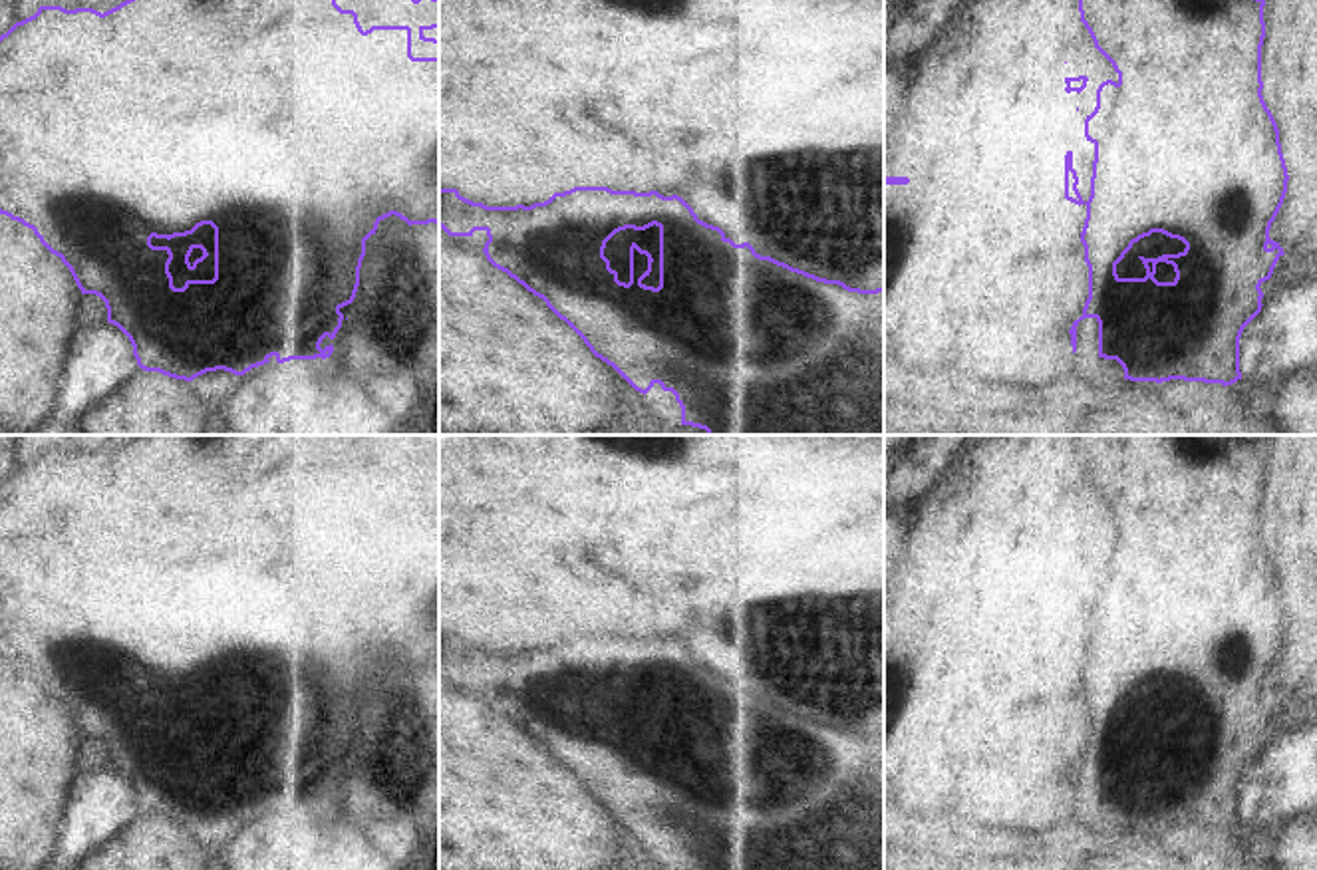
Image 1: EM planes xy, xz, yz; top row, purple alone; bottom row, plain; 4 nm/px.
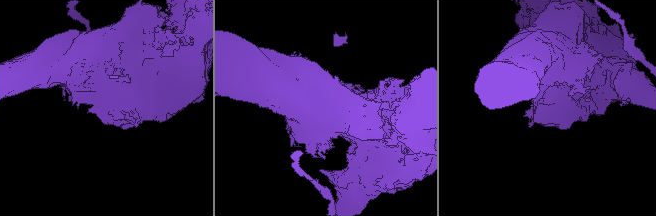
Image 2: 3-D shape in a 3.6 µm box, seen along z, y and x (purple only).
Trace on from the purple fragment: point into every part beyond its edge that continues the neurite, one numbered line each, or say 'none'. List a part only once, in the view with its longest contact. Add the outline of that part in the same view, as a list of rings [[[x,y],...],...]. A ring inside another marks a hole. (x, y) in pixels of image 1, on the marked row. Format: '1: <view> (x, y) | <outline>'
1: xz (616, 251) | [[[659,226],[646,230],[626,228],[616,232],[604,248],[604,256],[610,260],[610,268],[618,272],[620,282],[630,282],[630,246],[638,244],[648,250],[654,258],[652,272],[642,280],[646,286],[659,286]]]

